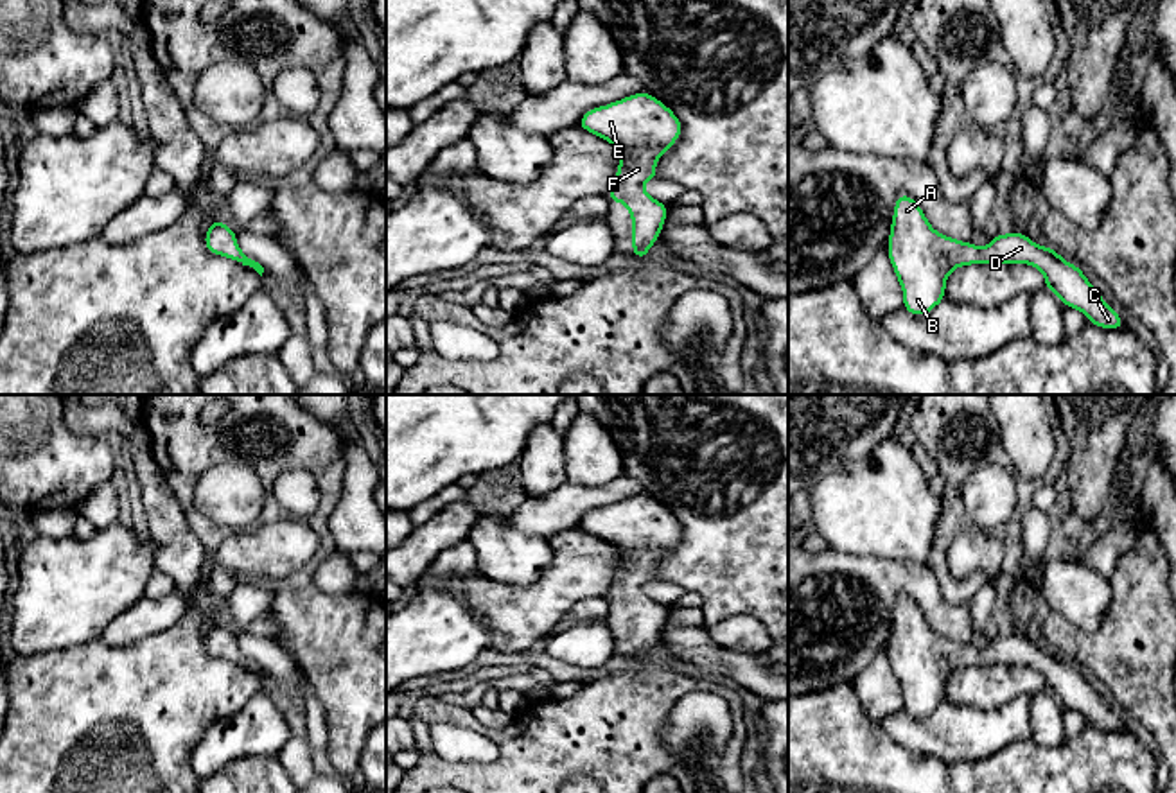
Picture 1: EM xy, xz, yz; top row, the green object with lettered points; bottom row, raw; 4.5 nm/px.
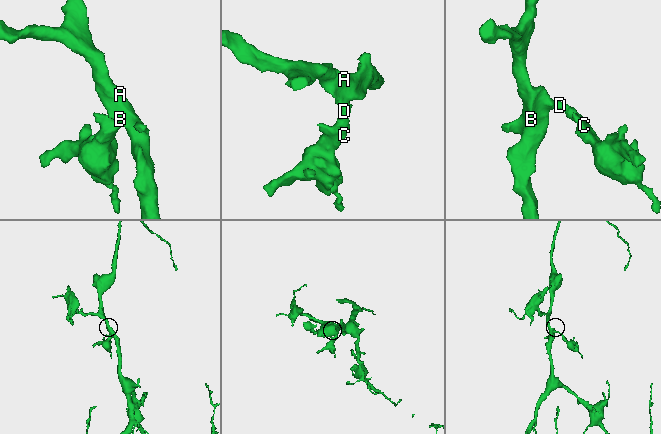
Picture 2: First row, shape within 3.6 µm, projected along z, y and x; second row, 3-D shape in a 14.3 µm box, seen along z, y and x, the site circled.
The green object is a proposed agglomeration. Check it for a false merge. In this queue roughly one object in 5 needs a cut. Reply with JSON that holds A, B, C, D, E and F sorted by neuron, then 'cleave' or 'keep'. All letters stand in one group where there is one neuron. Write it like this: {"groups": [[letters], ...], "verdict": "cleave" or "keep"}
{"groups": [["A", "B", "C", "D", "E", "F"]], "verdict": "keep"}

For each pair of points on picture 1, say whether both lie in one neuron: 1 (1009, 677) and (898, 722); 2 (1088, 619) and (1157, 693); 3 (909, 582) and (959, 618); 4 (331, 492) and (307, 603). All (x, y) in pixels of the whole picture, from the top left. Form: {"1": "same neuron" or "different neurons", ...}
{"1": "different neurons", "2": "different neurons", "3": "same neuron", "4": "different neurons"}

